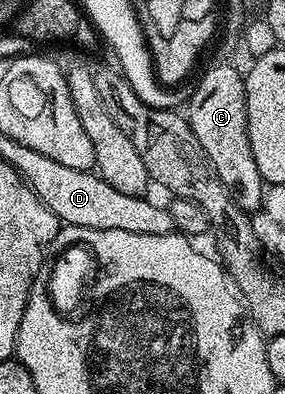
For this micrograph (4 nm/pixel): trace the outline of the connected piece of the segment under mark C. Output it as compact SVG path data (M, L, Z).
M233 64L230 65L214 65L202 78L198 81L198 86L193 86L192 92L190 94L190 100L188 102L188 120L193 131L198 139L200 139L200 144L204 147L204 151L207 152L208 159L211 160L212 167L216 169L216 174L220 175L221 182L225 183L227 188L230 189L233 194L233 203L238 205L239 208L247 215L254 215L254 212L261 210L264 205L264 182L262 176L260 175L260 167L256 167L256 158L252 156L252 143L248 139L248 119L246 118L246 83L243 74L238 71Z

